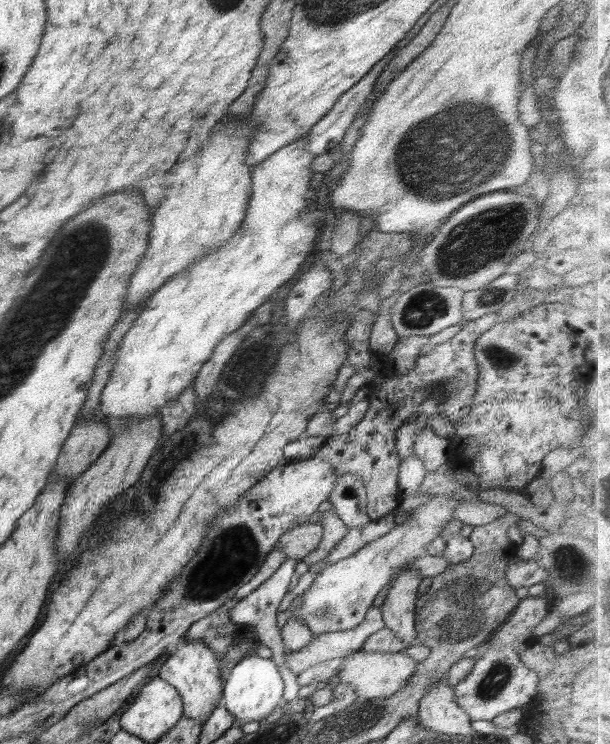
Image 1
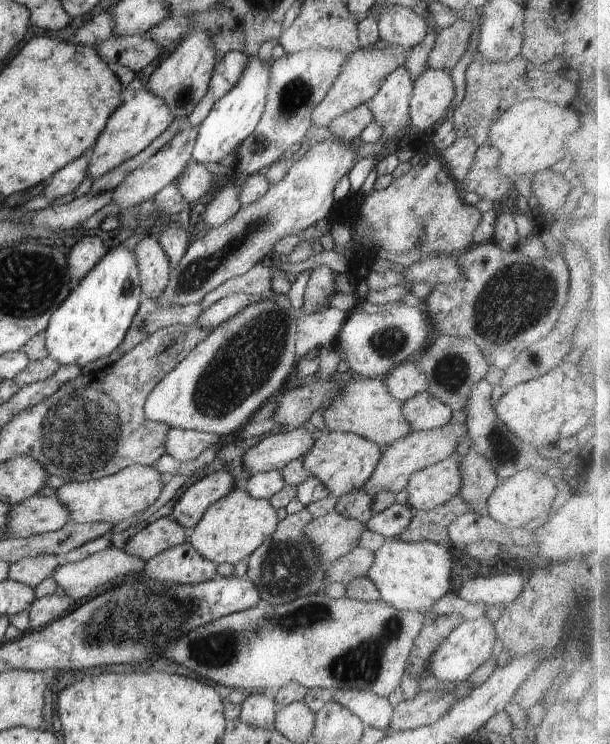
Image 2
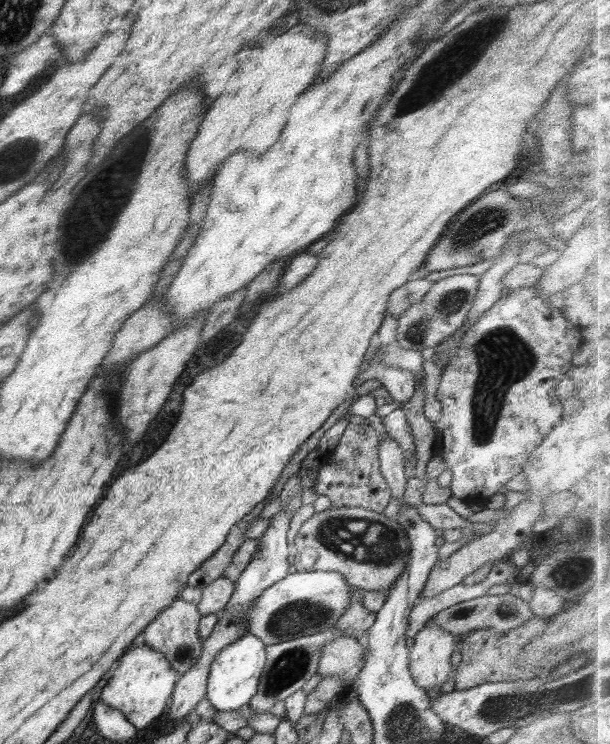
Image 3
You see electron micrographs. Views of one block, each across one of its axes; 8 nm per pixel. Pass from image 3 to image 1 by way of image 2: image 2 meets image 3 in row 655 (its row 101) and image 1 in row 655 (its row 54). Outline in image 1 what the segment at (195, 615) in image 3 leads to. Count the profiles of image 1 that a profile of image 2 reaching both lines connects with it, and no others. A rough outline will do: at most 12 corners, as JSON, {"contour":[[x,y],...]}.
{"contour":[[180,642],[157,670],[204,724],[222,704],[221,658]]}

